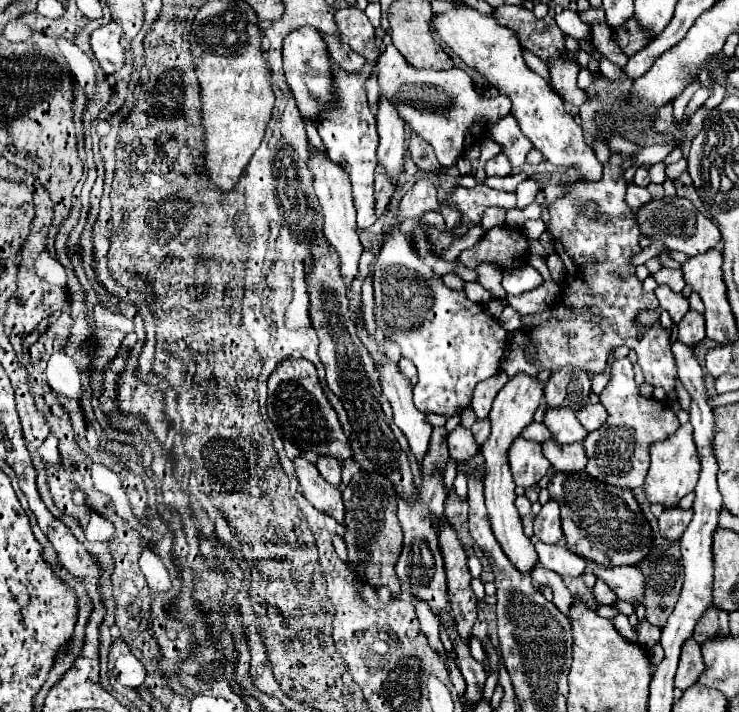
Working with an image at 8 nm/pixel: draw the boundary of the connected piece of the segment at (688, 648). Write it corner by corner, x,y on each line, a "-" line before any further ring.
692,638
685,641
681,649
679,658
678,671
674,677
674,687
678,689
688,689
694,685
704,673
704,659
701,654
701,647

